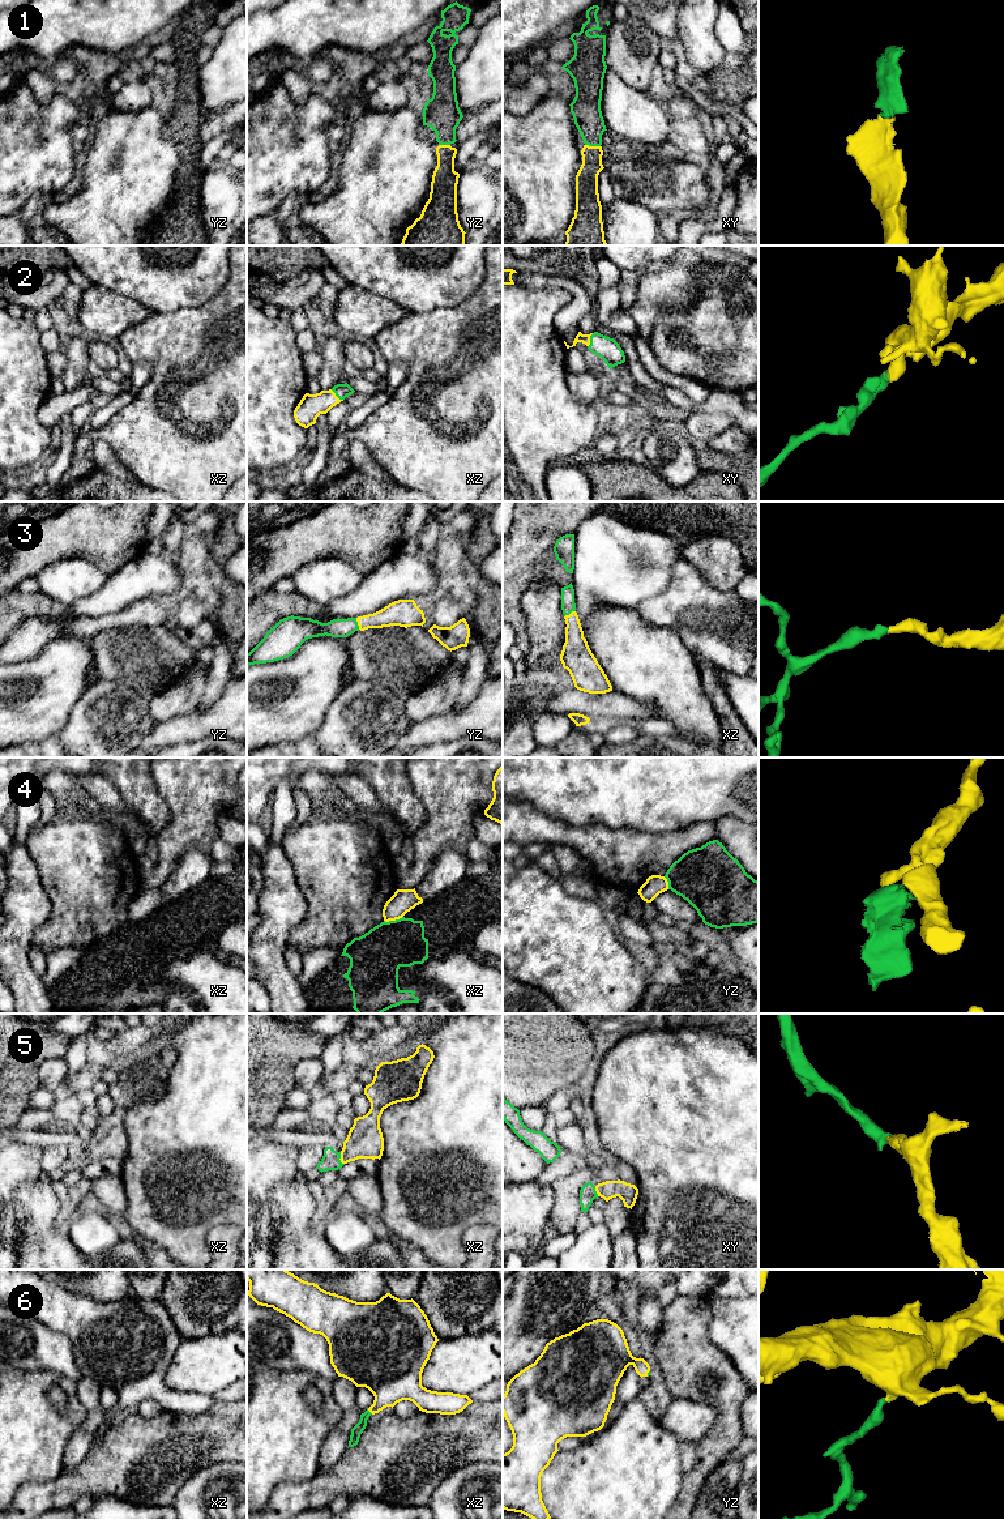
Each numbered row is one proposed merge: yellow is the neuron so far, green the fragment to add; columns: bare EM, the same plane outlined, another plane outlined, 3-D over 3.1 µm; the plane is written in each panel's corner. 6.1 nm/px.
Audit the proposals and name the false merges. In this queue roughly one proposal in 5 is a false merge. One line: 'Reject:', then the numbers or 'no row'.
Reject: 4

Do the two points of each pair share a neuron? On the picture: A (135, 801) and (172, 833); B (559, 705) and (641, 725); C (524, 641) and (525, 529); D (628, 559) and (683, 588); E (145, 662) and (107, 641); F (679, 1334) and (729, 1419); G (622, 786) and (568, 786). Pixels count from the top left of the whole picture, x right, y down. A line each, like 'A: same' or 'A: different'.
A: different
B: different
C: same
D: different
E: same
F: same
G: same

